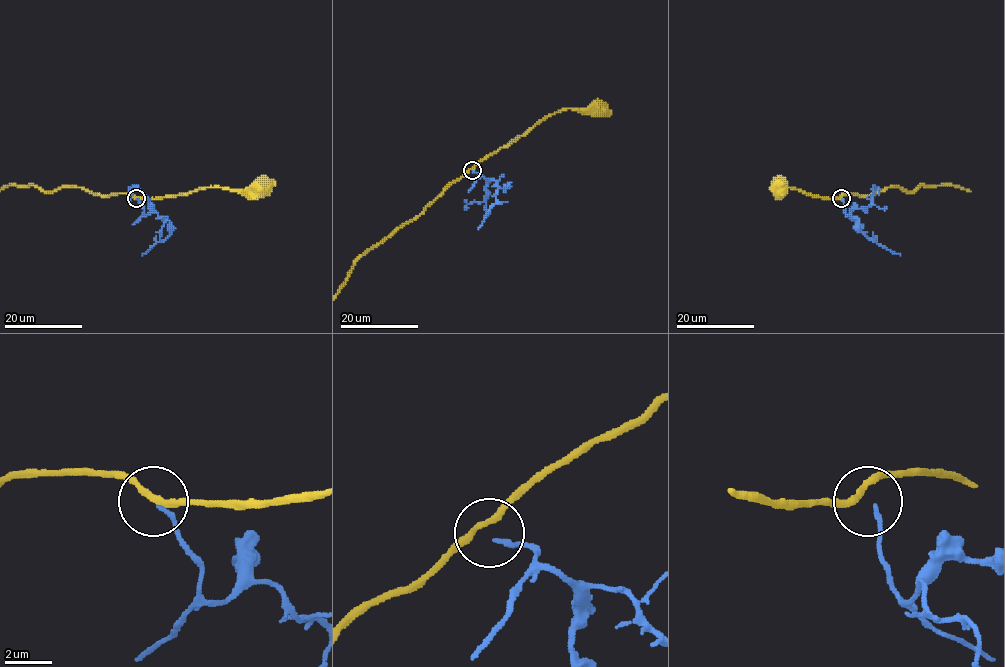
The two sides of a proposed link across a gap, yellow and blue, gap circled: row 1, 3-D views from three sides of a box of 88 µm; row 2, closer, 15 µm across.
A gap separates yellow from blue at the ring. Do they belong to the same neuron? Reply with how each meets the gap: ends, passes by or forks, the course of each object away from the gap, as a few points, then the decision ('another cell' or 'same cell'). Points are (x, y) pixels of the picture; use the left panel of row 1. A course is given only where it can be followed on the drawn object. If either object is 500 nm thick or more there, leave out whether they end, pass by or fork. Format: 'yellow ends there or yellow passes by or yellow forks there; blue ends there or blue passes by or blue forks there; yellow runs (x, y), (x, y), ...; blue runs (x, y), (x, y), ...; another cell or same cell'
yellow passes by; blue ends there; yellow runs (135, 197), (162, 198), (200, 189), (245, 189), (260, 185); blue runs (136, 198), (144, 214), (155, 212), (165, 223), (160, 239), (143, 255); another cell

